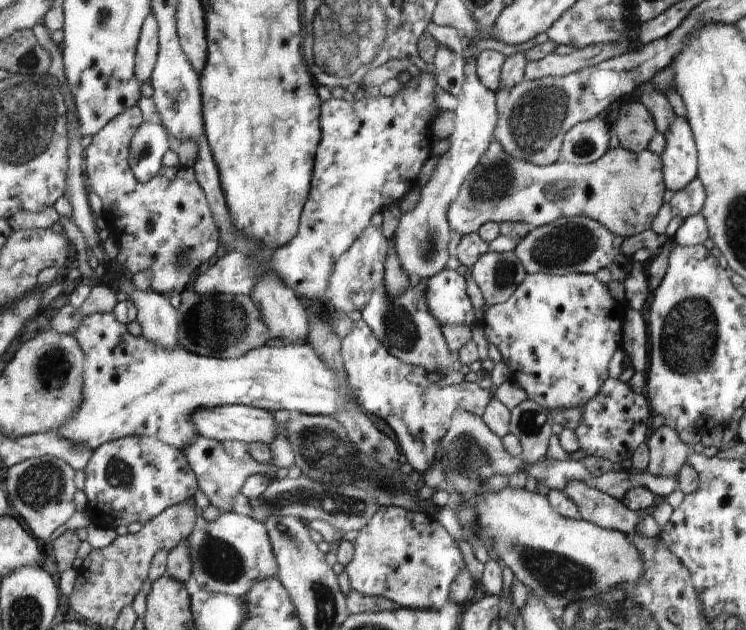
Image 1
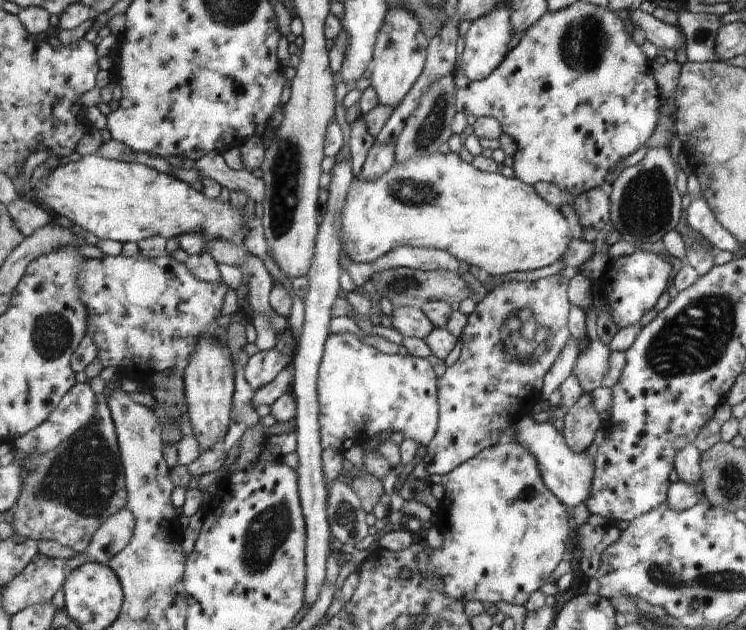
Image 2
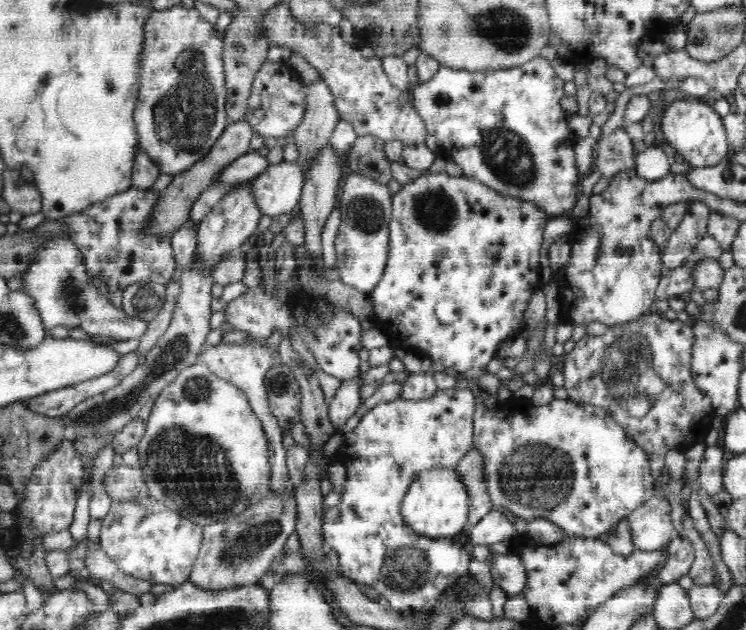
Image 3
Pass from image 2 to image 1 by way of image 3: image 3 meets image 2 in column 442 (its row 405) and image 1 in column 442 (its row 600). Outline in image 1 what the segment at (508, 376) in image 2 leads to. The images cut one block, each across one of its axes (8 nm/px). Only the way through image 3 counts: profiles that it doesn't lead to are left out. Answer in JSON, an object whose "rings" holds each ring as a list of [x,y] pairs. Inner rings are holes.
{"rings":[[[363,319],[353,323],[352,330],[342,339],[341,351],[347,372],[347,382],[353,391],[357,405],[365,413],[380,416],[394,430],[400,448],[402,448],[402,454],[407,458],[407,463],[420,475],[424,475],[433,464],[437,445],[448,432],[454,412],[457,412],[458,409],[464,409],[481,418],[486,405],[491,401],[488,389],[482,389],[476,383],[463,381],[459,385],[446,385],[440,388],[436,383],[428,381],[426,377],[428,371],[425,368],[402,362],[401,359],[388,351],[373,333],[369,323],[364,322]]]}

